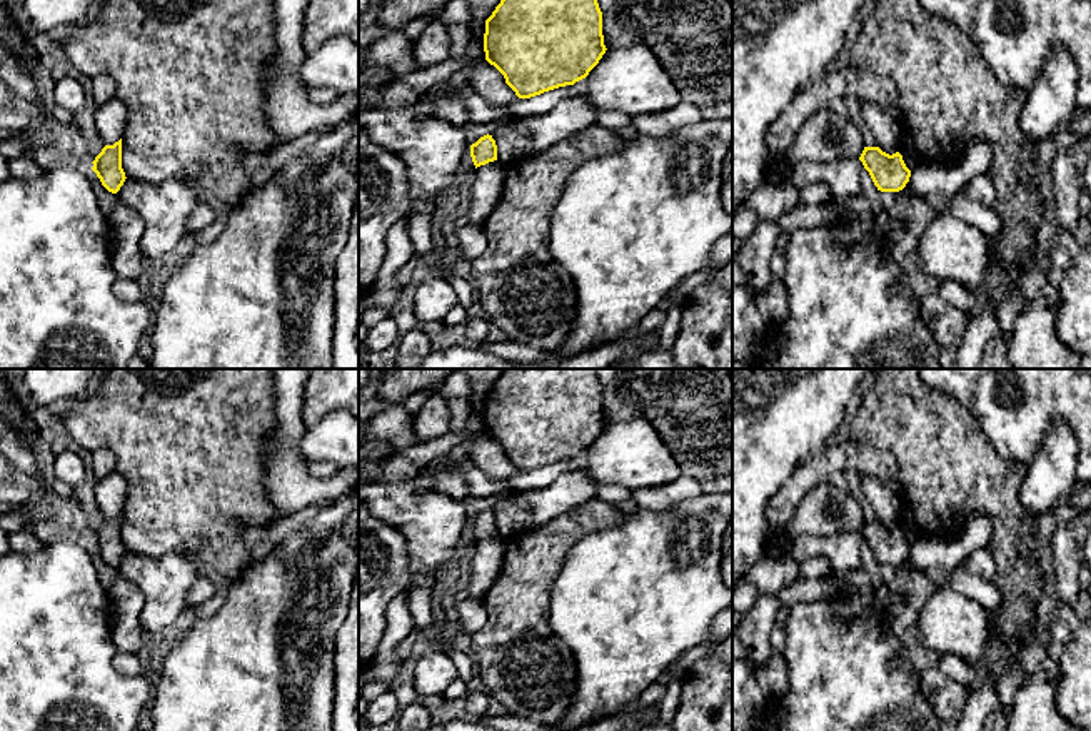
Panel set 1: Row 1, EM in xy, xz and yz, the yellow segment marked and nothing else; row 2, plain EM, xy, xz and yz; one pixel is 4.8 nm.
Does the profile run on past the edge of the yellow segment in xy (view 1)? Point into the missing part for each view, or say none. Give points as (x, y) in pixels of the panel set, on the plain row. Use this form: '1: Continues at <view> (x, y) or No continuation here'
1: No continuation here

